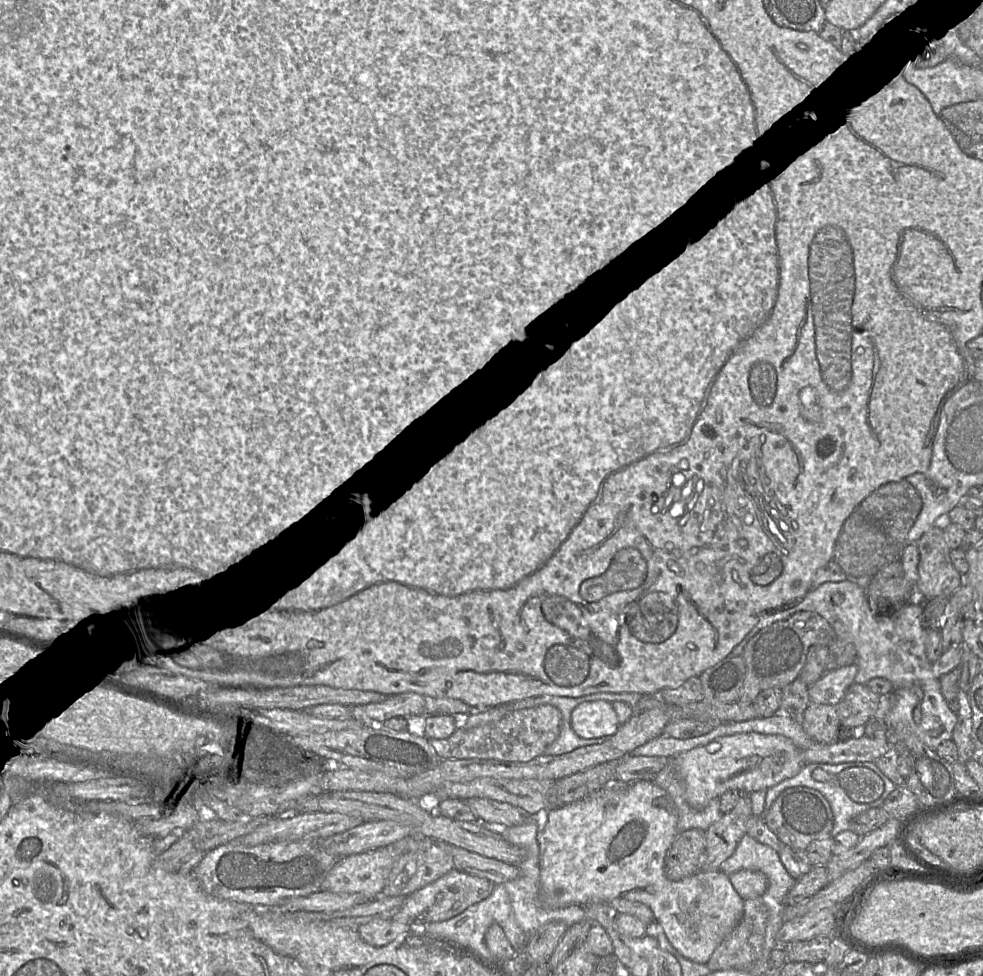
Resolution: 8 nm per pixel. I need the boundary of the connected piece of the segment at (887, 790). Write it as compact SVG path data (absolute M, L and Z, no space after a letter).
M845 762L840 764L811 763L804 764L793 777L787 778L767 790L749 794L752 814L764 818L776 798L789 787L806 786L819 791L829 802L834 816L831 836L849 830L850 821L858 814L870 808L881 807L887 796L897 787L874 762Z

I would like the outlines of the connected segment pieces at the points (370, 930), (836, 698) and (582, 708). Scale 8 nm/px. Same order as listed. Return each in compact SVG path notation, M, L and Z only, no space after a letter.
M373 919L357 928L359 936L367 944L375 947L385 946L402 934L410 926L392 919Z
M856 663L829 670L812 686L808 687L810 703L836 706L854 683L858 671Z
M606 700L583 702L571 714L571 728L583 739L609 738L620 725L612 704Z

